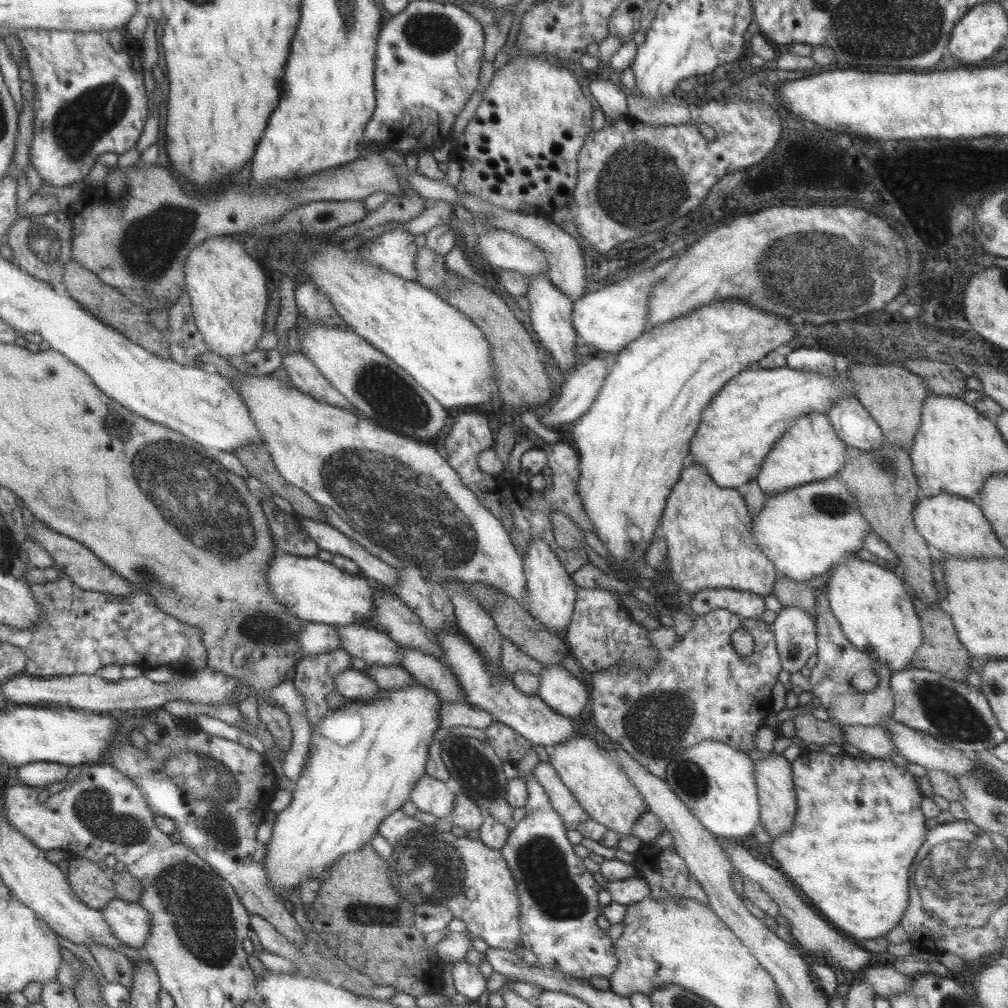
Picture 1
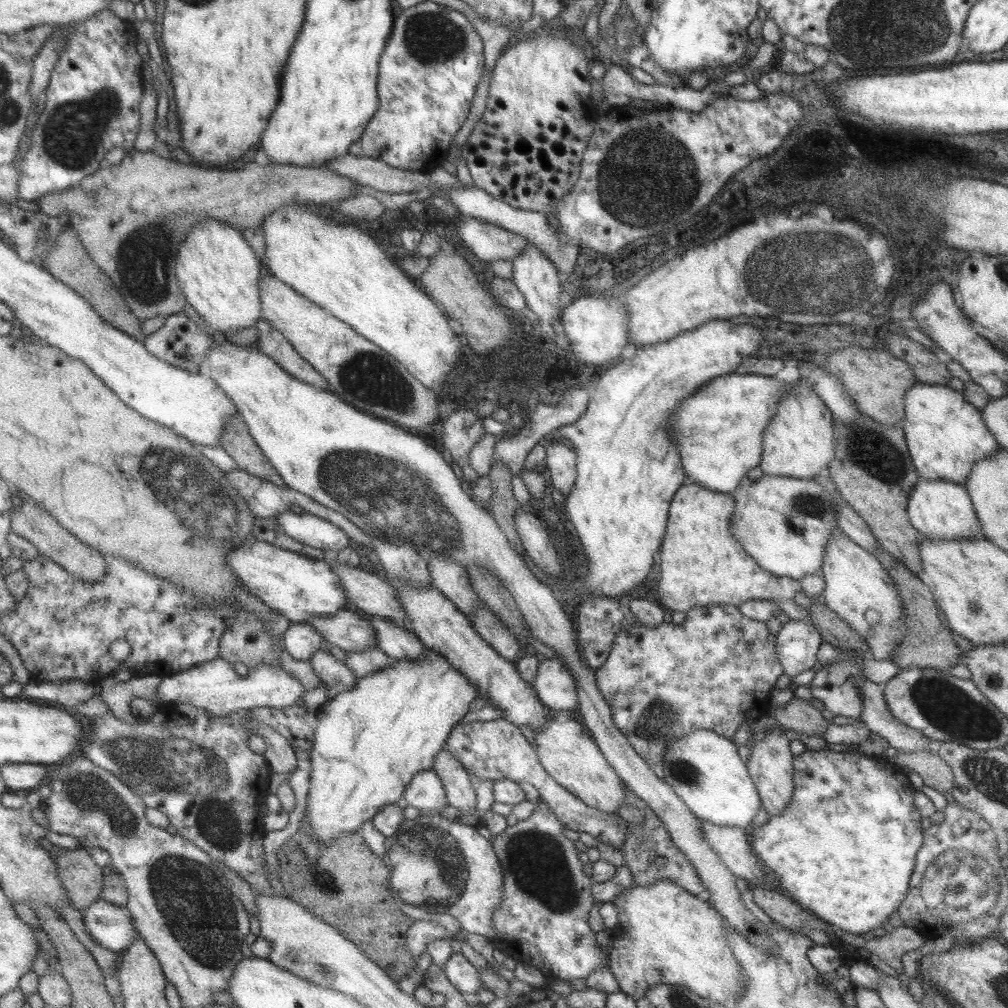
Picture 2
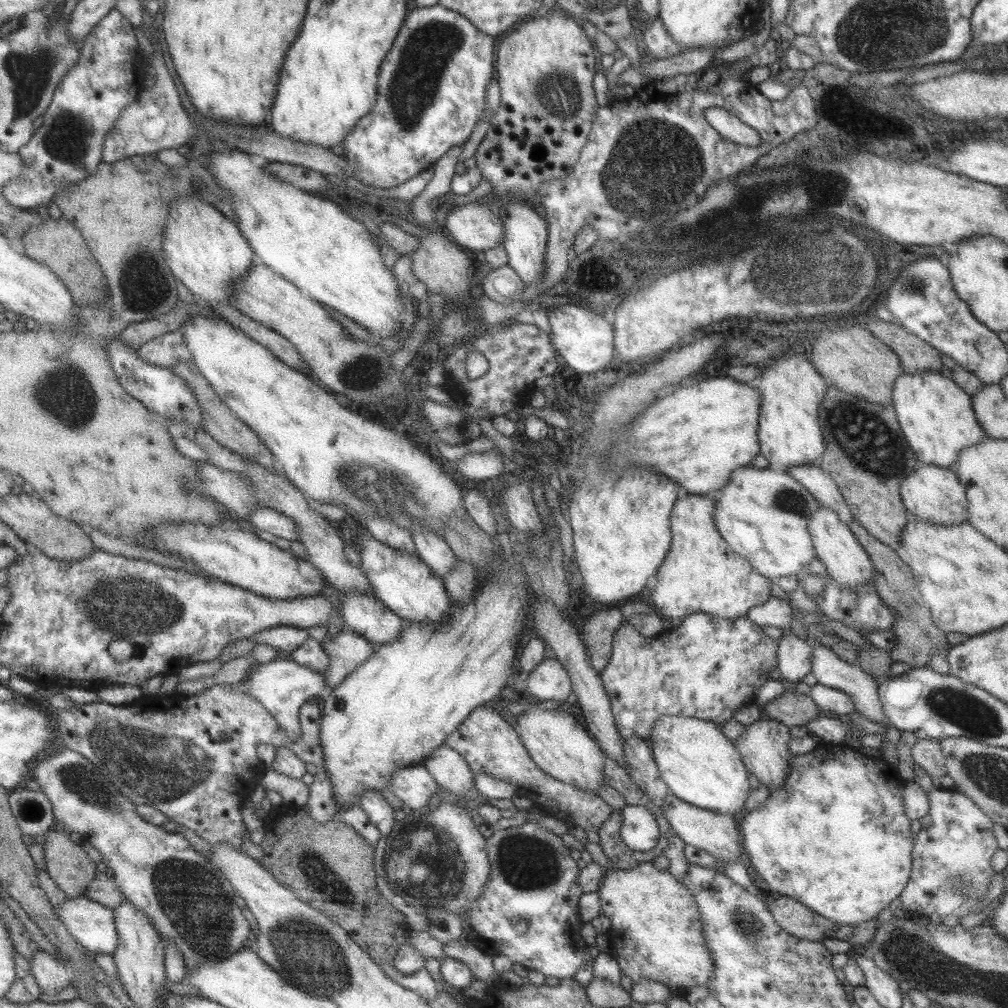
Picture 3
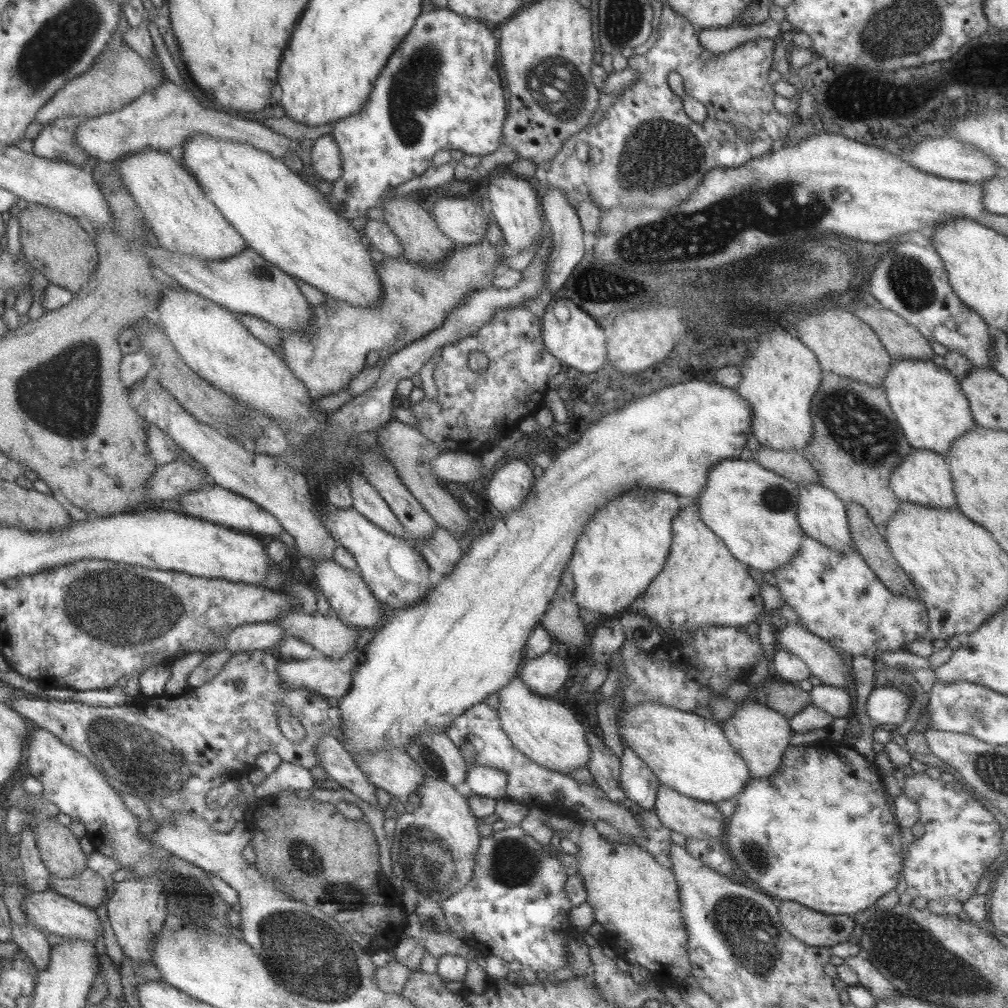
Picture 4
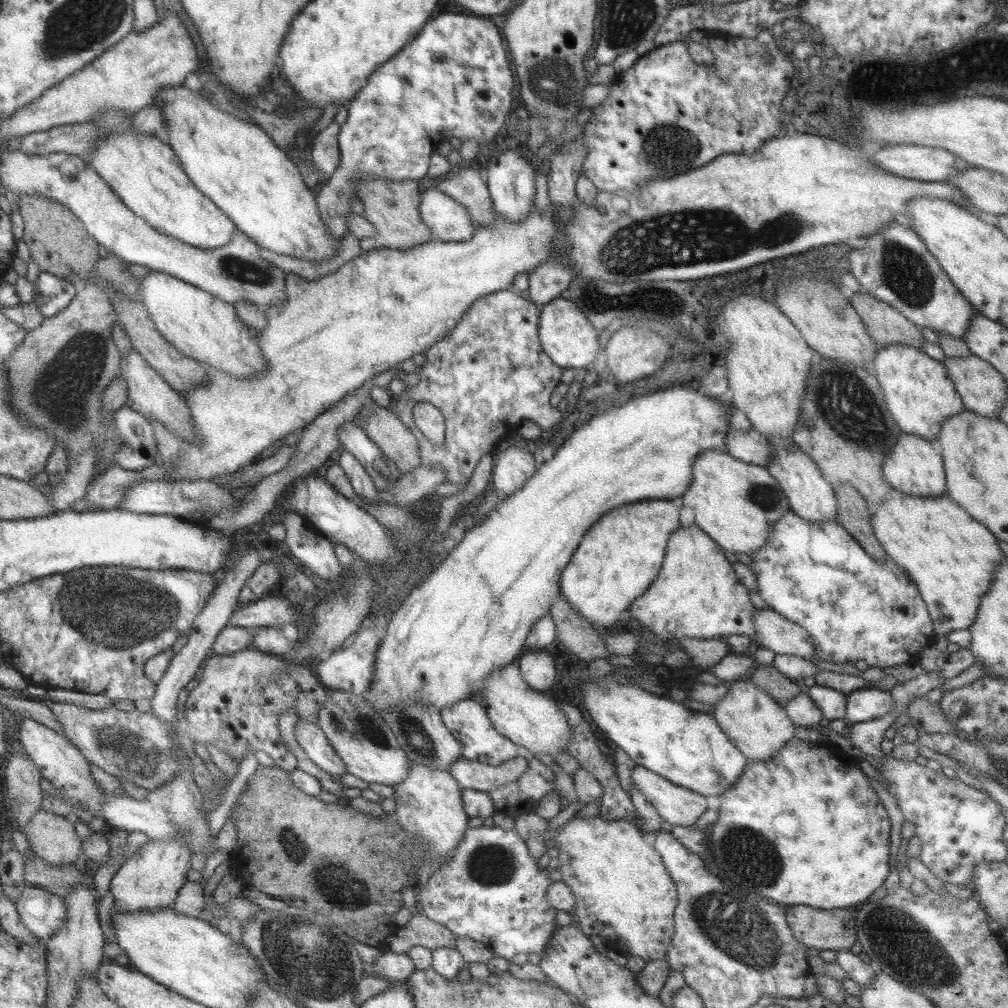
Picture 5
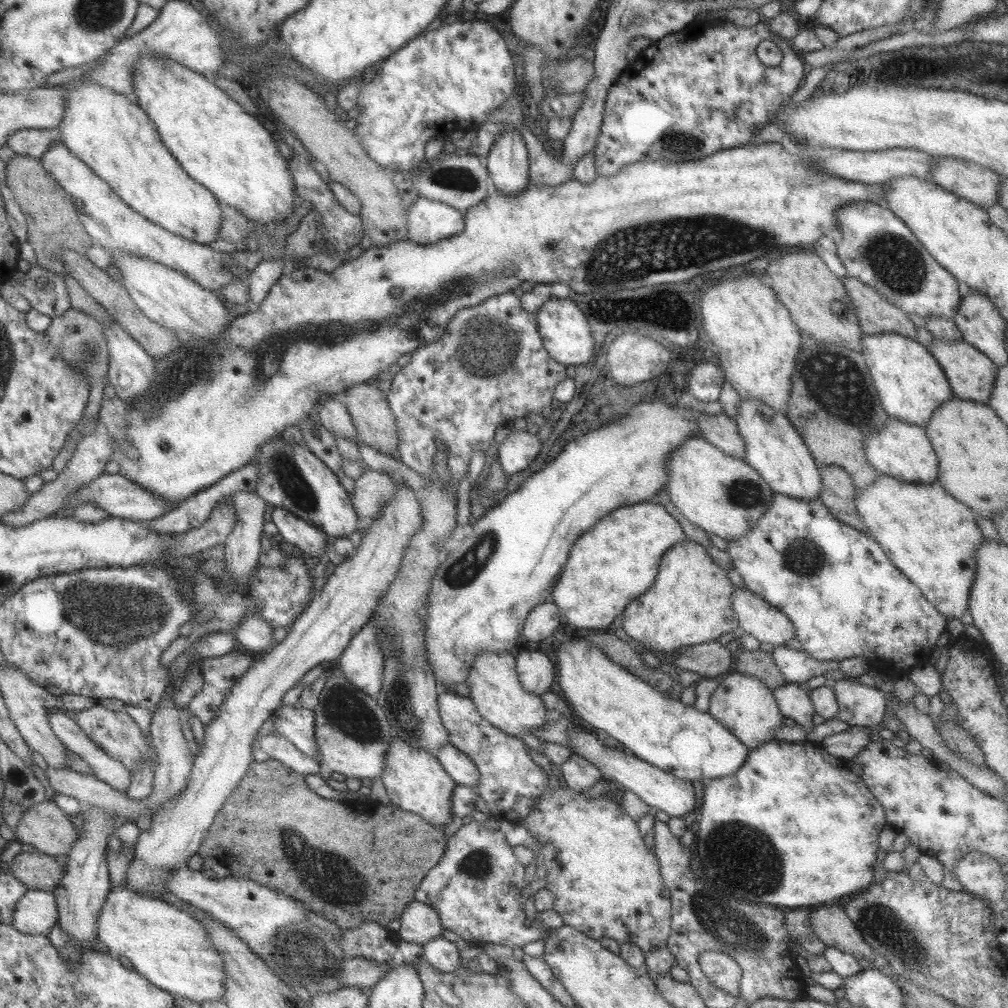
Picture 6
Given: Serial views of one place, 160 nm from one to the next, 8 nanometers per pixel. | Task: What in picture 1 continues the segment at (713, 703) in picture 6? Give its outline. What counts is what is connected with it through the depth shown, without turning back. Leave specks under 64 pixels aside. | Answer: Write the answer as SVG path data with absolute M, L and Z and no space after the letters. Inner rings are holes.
M769 753L772 753L770 757L754 761L754 777L760 806L759 823L770 838L777 838L785 834L793 824L796 813L796 794L790 762L782 754Z

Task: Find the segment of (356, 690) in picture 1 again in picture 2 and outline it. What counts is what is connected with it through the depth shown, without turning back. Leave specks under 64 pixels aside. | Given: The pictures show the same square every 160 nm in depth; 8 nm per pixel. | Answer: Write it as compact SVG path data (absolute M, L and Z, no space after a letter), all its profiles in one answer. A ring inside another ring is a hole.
M319 650L315 652L315 655L311 655L309 663L313 674L328 687L330 694L347 692L357 682L353 672L349 672L346 666L330 653Z

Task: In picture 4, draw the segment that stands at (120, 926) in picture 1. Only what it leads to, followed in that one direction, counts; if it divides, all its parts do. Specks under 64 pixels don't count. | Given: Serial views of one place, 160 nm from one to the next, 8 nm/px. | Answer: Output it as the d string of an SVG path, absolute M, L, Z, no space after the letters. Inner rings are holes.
M51 889L28 894L28 896L24 897L22 905L25 907L27 914L26 920L31 920L33 924L45 928L47 932L55 935L86 940L86 942L94 944L97 936L102 936L103 934L103 926L95 913L95 909L79 904L79 902L75 902Z

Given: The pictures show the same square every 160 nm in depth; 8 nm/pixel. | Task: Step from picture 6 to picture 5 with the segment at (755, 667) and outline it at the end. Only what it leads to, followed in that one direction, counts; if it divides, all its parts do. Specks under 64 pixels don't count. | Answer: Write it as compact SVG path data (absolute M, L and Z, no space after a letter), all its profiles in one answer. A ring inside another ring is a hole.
M759 665L750 680L757 688L772 696L782 707L801 692L797 684L779 673L772 665Z

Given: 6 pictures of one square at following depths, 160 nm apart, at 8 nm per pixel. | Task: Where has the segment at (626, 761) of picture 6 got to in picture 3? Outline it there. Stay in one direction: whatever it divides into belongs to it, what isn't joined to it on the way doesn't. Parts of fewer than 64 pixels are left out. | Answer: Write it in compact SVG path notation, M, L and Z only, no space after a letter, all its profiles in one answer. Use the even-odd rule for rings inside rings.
M672 794L663 797L658 801L658 804L662 810L662 815L667 819L671 828L684 844L690 844L696 849L705 850L705 852L715 859L722 860L722 862L744 859L740 839L740 826L737 824L737 819L730 814L706 811L705 809L691 806Z

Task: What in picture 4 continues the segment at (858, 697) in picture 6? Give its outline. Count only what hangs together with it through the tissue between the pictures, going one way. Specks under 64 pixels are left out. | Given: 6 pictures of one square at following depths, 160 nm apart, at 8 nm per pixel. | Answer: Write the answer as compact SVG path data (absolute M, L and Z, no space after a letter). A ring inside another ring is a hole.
M892 684L873 687L866 700L866 713L874 725L896 725L907 718L913 700L901 689Z

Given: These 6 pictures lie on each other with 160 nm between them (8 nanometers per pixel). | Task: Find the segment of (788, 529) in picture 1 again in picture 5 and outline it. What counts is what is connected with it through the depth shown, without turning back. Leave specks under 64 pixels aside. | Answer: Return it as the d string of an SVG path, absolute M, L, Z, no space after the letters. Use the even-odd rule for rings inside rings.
M704 450L697 455L692 464L691 484L680 497L682 507L693 511L694 524L712 538L716 545L733 554L749 555L763 548L774 524L790 509L784 492L765 467L737 460L729 453L717 450Z

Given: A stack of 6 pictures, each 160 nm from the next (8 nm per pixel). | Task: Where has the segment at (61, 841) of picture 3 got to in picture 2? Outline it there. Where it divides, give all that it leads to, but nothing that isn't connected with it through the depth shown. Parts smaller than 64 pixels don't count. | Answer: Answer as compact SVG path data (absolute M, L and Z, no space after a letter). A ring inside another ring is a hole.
M67 850L57 854L57 878L67 893L68 902L80 911L100 898L103 872L86 850Z

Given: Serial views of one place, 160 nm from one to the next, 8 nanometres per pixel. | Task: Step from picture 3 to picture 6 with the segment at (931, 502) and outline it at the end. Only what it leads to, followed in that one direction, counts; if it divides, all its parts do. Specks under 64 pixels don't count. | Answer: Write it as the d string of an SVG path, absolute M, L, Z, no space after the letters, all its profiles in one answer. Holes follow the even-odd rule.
M888 417L887 424L870 432L864 440L864 453L869 464L880 476L892 476L905 482L929 484L935 482L938 471L938 458L924 427L905 424Z

